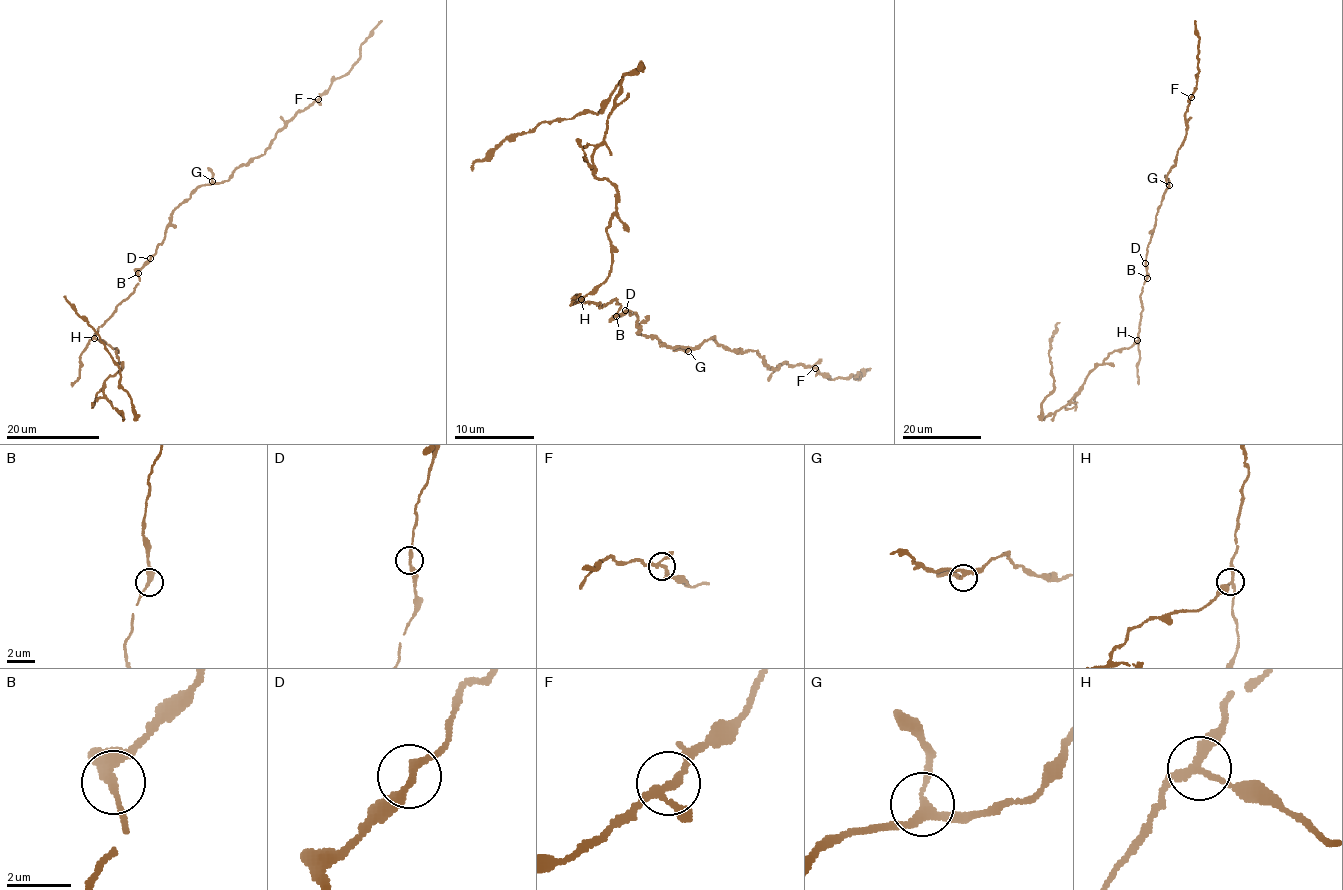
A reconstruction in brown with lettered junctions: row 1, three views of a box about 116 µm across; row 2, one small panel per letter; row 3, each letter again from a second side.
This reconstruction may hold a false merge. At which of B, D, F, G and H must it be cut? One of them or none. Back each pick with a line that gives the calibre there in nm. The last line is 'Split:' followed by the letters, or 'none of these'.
H: calibre 200 nm
Split: H

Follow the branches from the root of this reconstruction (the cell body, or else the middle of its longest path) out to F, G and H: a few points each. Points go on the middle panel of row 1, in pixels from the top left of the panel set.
F: (620, 304), (614, 316), (635, 312), (636, 334), (669, 346), (710, 337), (758, 351), (774, 370), (815, 368)
G: (620, 304), (614, 316), (635, 312), (636, 334), (688, 351)
H: (620, 304), (613, 298), (601, 308), (601, 304), (591, 301), (582, 304), (580, 298)

